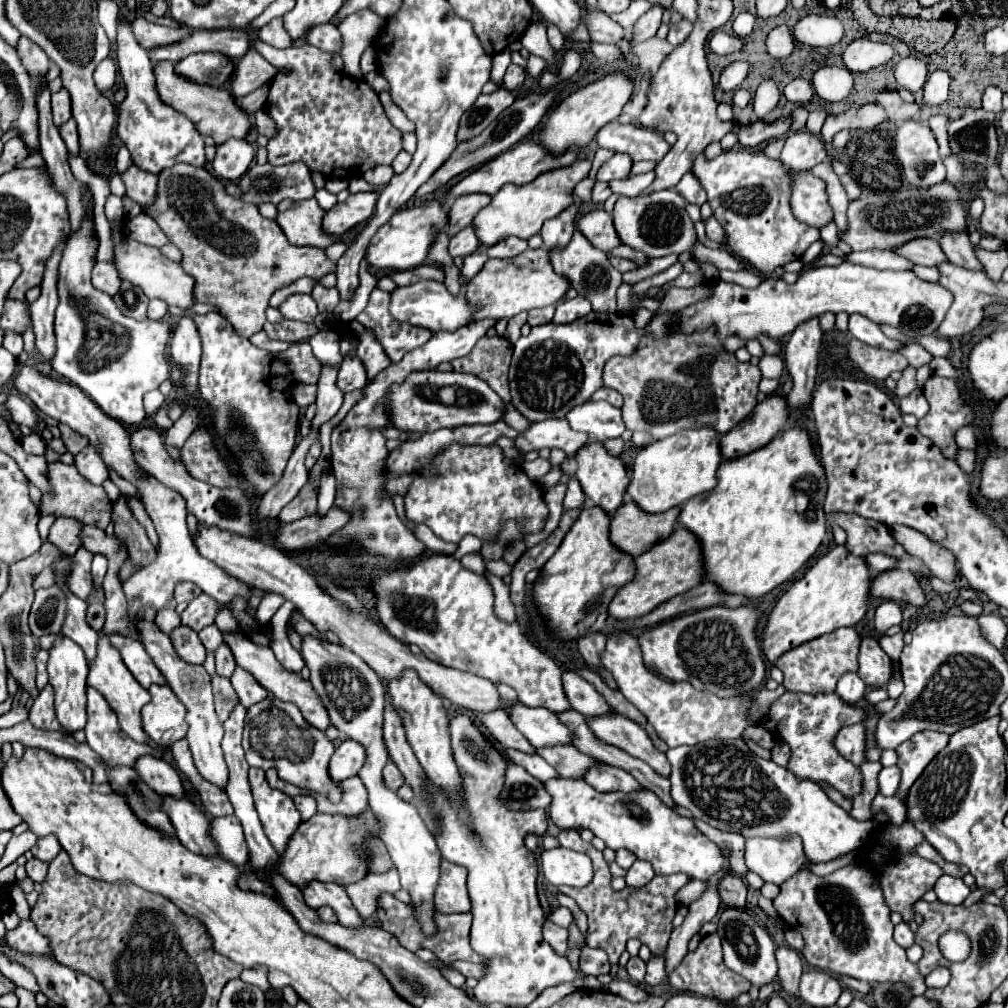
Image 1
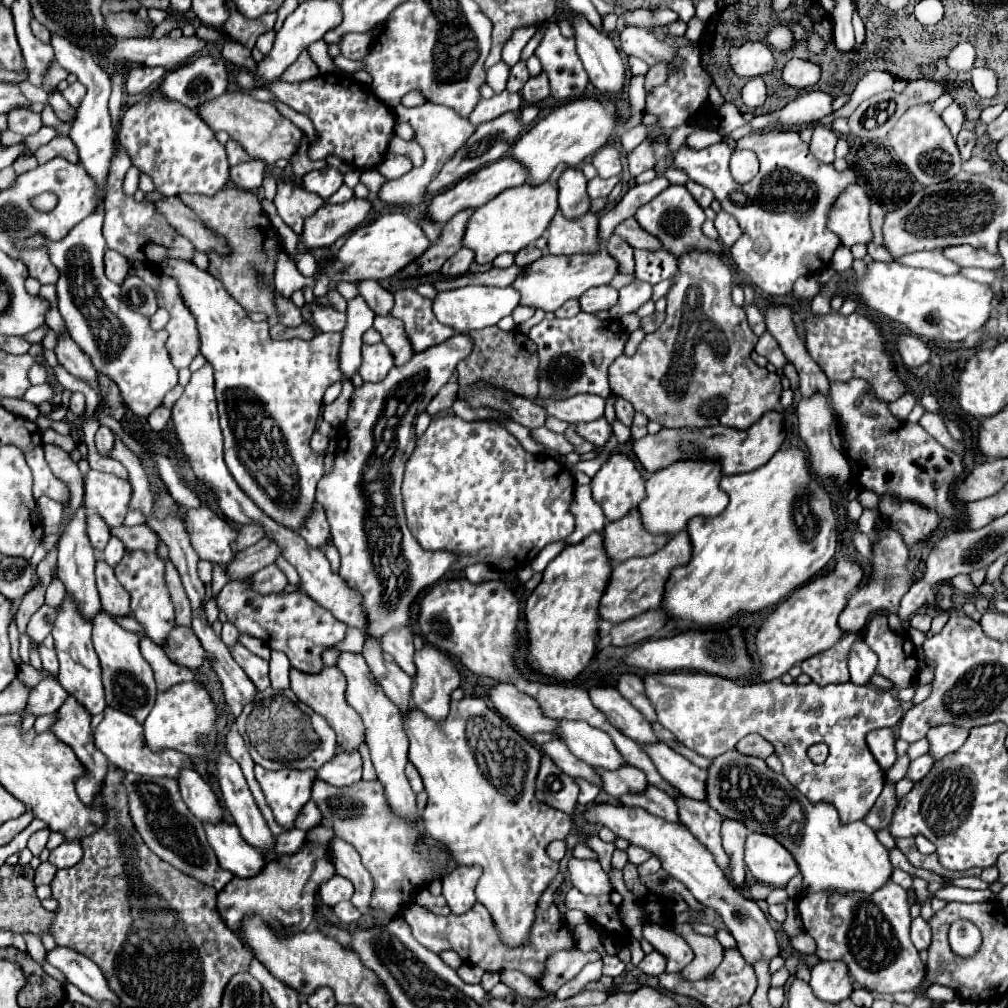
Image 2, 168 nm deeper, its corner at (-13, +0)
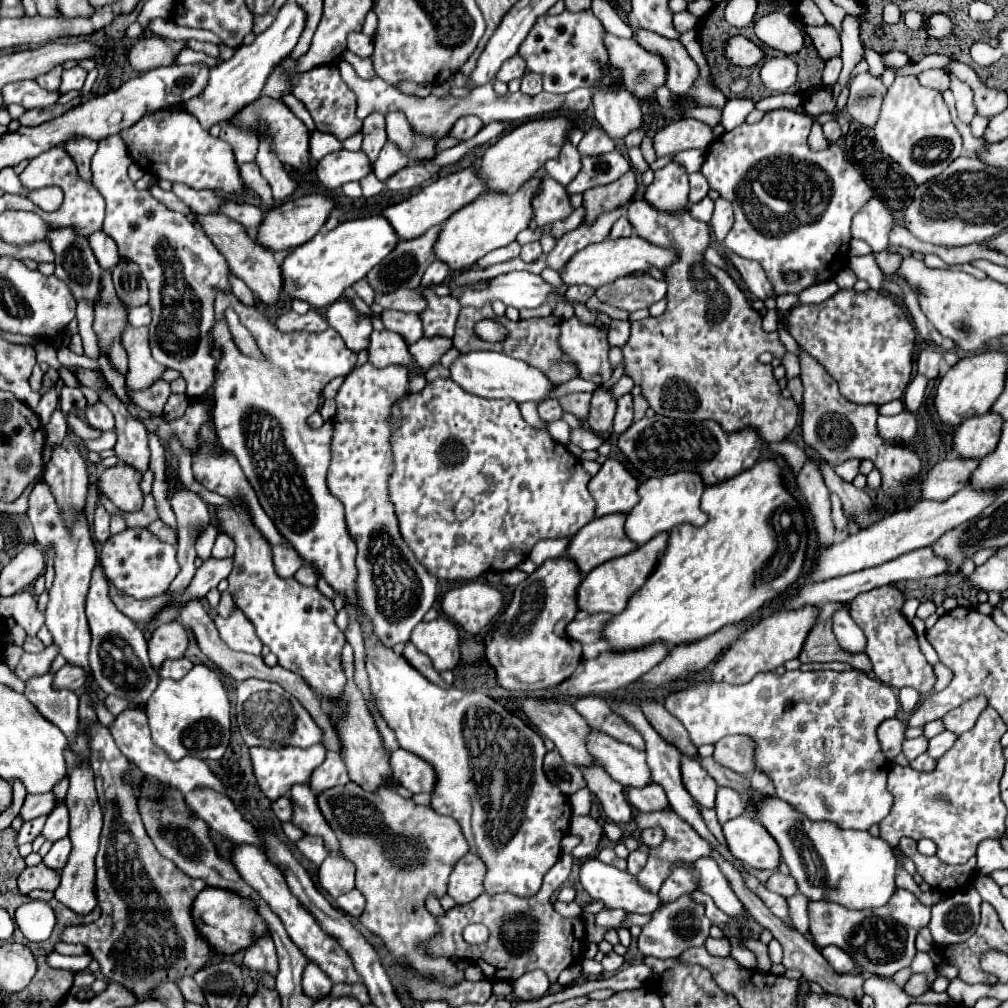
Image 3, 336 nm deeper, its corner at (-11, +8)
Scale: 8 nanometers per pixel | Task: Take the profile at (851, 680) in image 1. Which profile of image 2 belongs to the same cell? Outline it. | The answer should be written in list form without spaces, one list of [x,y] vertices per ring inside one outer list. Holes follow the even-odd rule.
[[[863,634],[851,646],[849,656],[847,656],[847,664],[849,664],[849,672],[851,672],[851,682],[855,682],[859,686],[869,684],[869,678],[877,668],[877,654],[865,644]]]

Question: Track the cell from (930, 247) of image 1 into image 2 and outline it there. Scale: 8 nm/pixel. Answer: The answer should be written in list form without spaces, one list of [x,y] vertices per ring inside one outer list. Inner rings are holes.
[[[951,246],[945,250],[945,256],[959,266],[977,266],[977,268],[987,268],[987,270],[997,270],[1003,266],[1003,256],[1001,254],[991,254],[973,246]]]

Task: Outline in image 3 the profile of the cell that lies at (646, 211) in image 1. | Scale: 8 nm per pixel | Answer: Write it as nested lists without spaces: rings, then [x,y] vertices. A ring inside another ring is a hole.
[[[669,162],[665,168],[655,172],[655,180],[647,186],[643,200],[659,212],[687,212],[689,210],[689,180],[687,172]]]

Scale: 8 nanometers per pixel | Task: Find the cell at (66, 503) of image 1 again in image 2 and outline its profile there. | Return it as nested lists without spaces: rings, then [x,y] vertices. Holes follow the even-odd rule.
[[[91,470],[85,484],[85,508],[95,510],[109,528],[121,526],[129,510],[133,488],[129,480],[117,478],[115,474],[103,474]]]

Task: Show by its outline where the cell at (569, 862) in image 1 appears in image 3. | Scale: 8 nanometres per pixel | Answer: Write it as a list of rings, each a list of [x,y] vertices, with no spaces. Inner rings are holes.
[[[587,858],[579,870],[579,880],[583,888],[589,892],[593,900],[603,900],[607,908],[623,908],[627,912],[637,912],[637,914],[653,914],[659,908],[659,896],[649,894],[647,890],[641,890],[637,886],[637,878],[631,876],[629,872],[621,872],[615,866],[603,864],[597,858]]]

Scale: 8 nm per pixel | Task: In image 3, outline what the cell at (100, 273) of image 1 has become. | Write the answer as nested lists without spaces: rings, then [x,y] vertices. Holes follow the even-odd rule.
[[[97,230],[97,234],[91,234],[89,244],[93,246],[93,252],[97,254],[97,262],[101,268],[111,270],[121,262],[119,252],[117,252],[117,244],[103,230]]]

